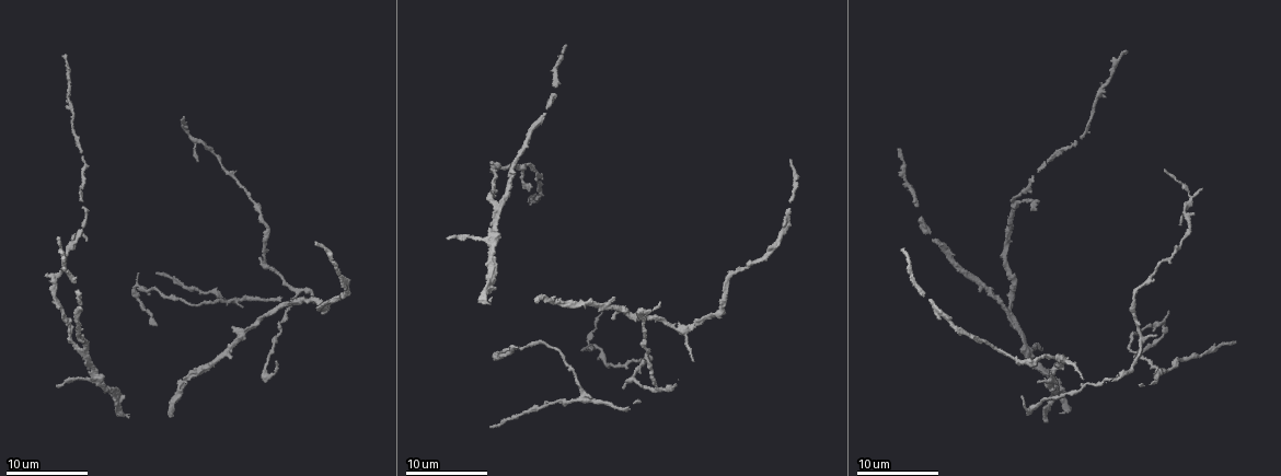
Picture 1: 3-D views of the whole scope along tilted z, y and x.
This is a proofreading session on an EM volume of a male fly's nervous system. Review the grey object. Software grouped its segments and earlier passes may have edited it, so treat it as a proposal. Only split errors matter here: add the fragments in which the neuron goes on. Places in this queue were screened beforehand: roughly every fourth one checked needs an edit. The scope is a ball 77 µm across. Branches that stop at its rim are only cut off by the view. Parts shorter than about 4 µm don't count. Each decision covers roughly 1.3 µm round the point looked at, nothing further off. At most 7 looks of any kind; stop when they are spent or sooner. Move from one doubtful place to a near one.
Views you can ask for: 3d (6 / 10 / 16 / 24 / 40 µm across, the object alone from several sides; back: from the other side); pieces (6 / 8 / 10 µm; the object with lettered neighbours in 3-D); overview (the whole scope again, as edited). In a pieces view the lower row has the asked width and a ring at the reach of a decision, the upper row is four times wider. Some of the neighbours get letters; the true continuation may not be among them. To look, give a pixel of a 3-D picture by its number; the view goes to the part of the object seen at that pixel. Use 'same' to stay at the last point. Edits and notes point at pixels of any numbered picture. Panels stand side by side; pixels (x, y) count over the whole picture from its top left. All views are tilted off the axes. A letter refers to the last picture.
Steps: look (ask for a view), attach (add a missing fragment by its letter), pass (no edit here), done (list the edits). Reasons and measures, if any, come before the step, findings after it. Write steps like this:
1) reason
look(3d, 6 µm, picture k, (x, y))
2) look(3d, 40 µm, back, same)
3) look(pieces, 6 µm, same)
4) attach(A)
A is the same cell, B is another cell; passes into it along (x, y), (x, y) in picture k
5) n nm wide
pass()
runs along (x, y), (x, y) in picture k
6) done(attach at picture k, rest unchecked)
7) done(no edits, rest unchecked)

free end
look(3d, 6 µm, picture 1, (532, 188))

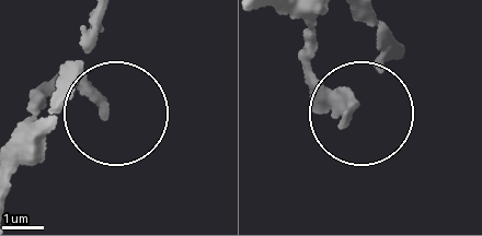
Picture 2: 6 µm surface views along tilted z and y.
look(pieces, 6 µm, picture 2, (103, 113))

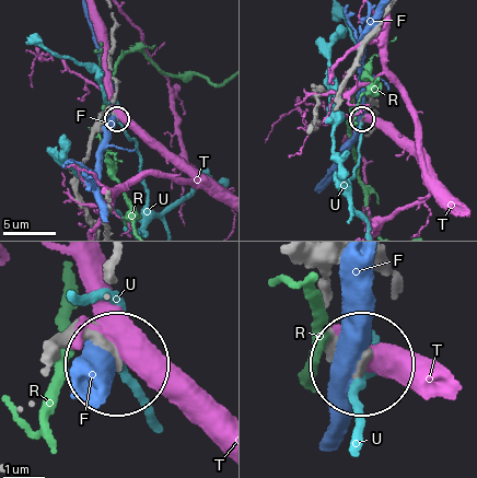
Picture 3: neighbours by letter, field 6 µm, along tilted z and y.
pass()
F, R, T and U are other cells; runs along (48, 368), (76, 341), (101, 348), (113, 364) in picture 3; no lettered fragment goes on from it

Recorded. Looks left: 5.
free end
look(pieces, 8 µm, picture 1, (156, 324))

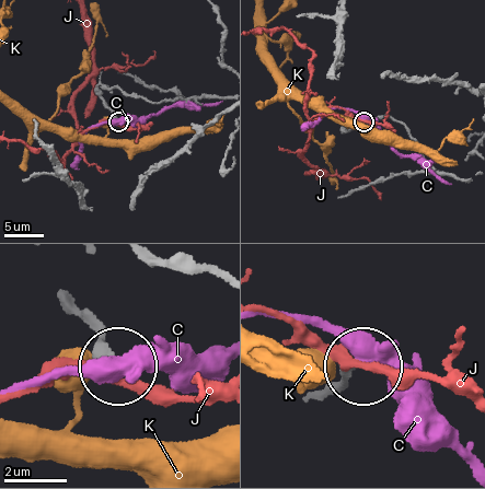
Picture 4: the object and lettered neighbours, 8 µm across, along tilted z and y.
pass()
C, J and K are other cells; no lettered fragment goes on from it

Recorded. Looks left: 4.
an open end
look(3d, 6 µm, picture 1, (897, 151))

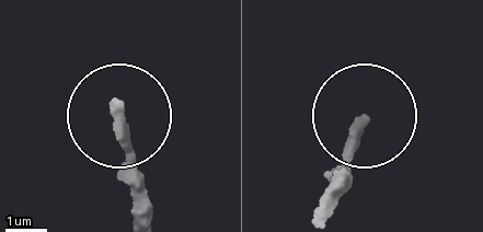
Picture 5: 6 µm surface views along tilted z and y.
look(pieces, 6 µm, picture 5, (115, 105))

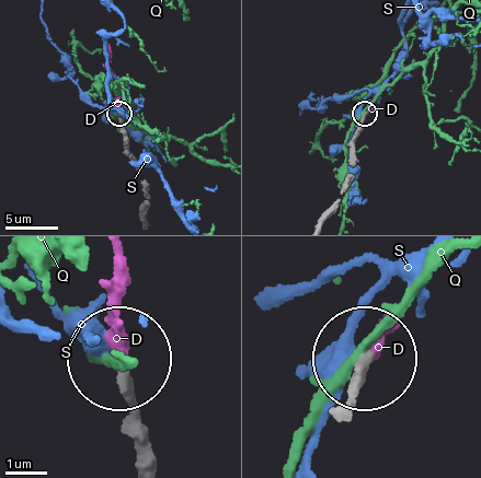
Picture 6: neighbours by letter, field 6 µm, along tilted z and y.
attach(D)
D is the same cell, Q and S are other cells; it goes on there

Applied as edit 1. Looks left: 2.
an open end
look(3d, 6 µm, picture 1, (316, 241))

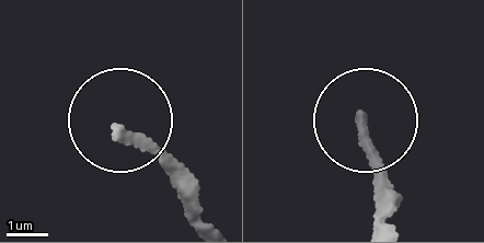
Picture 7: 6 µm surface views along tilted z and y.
look(pieces, 6 µm, picture 7, (117, 131))

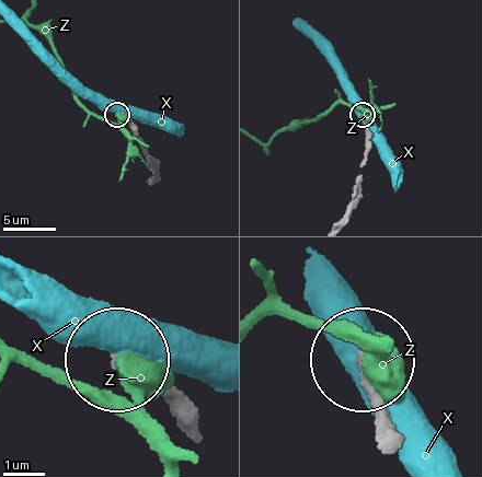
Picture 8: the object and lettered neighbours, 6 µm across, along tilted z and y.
pass()
X and Z are other cells; runs along (193, 408), (122, 365) in picture 8; none of them fits

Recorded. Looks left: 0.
done(attach at picture 6, rest unchecked)

